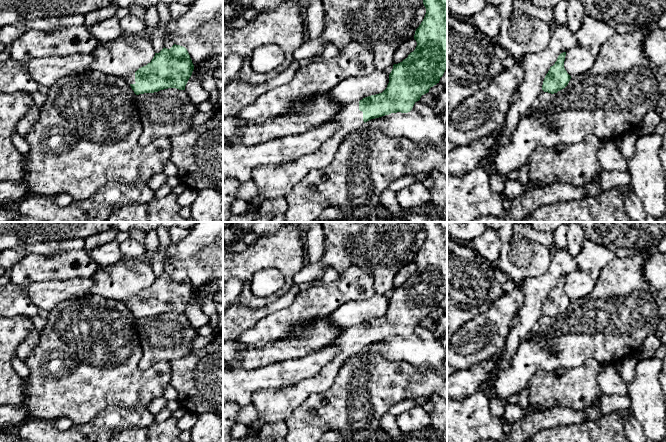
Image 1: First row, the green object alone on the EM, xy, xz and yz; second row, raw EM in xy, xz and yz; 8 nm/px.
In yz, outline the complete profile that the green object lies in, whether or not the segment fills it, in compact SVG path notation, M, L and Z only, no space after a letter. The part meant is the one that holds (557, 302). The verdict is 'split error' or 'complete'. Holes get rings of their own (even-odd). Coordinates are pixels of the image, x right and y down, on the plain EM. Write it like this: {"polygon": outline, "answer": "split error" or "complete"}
{"polygon": "M566 276L561 277L555 288L550 291L542 309L542 314L544 316L554 318L568 309L571 300L564 292L565 280Z", "answer": "complete"}

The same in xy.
{"polygon": "M174 268L170 273L164 271L159 277L155 277L150 287L128 300L127 306L136 319L154 317L168 312L185 314L193 294L194 289L187 273Z", "answer": "split error"}

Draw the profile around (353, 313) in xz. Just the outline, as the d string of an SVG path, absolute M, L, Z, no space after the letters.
M377 295L362 300L349 301L329 315L331 323L344 331L365 321L382 317L389 307L389 298Z

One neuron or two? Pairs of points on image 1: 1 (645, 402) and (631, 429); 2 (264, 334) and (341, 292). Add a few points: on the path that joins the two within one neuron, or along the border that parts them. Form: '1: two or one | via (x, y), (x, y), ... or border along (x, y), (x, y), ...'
1: two | border along (632, 414), (639, 422)
2: one | via (283, 320), (308, 305), (322, 300)

